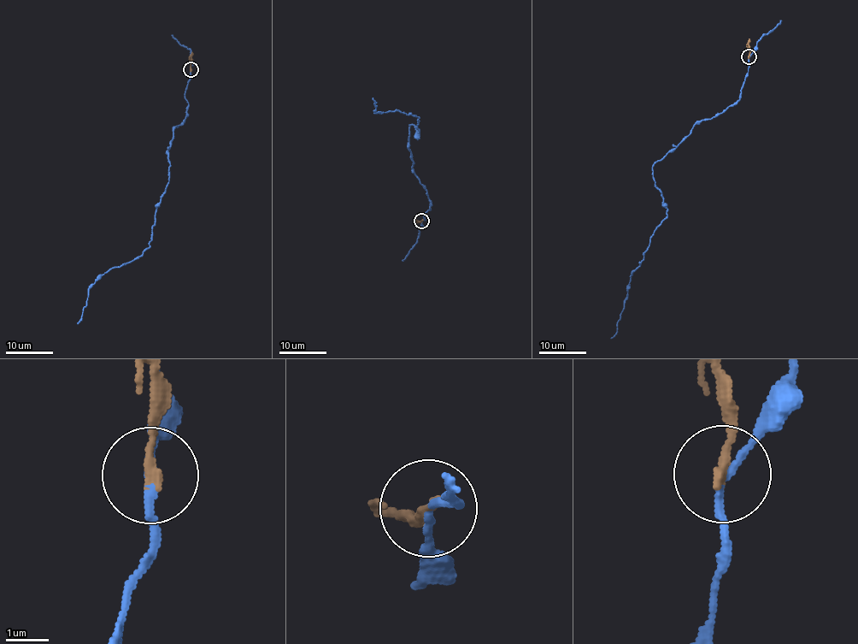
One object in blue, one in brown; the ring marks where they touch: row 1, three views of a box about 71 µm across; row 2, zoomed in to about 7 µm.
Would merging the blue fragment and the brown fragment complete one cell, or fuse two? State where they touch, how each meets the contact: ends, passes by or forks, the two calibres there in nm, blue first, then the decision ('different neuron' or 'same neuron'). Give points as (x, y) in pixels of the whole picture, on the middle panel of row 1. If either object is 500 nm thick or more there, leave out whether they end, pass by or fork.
at (421, 221); blue passes by; brown ends there; 150 nm thick on the blue side, 220 nm on the other; different neuron

